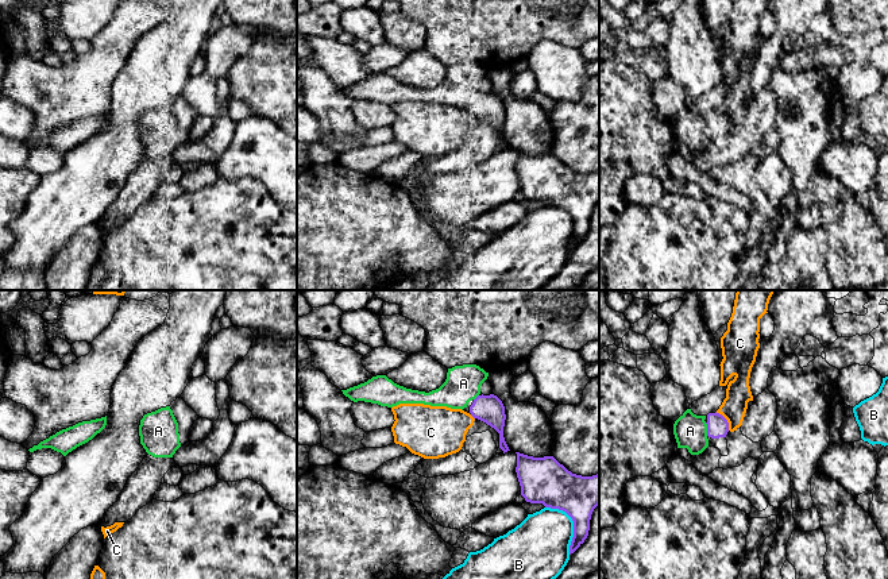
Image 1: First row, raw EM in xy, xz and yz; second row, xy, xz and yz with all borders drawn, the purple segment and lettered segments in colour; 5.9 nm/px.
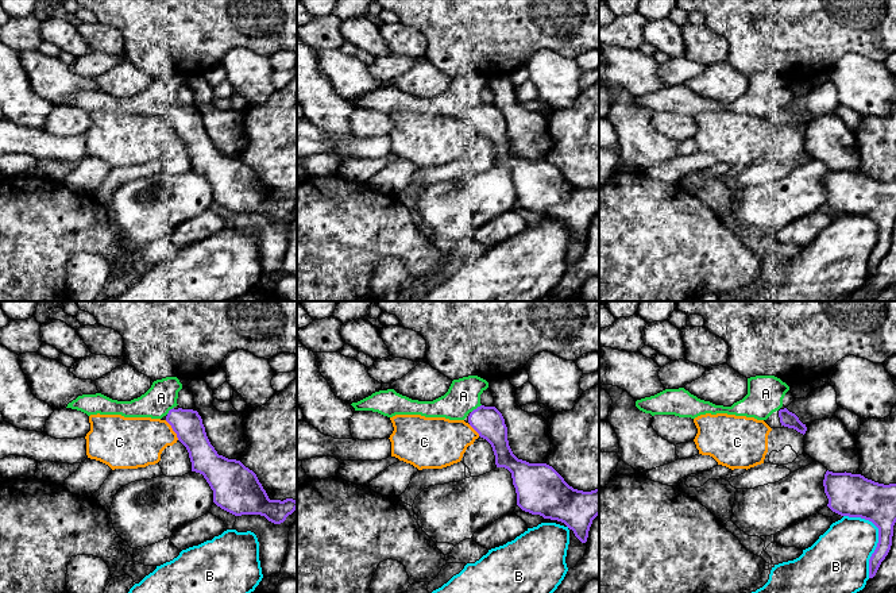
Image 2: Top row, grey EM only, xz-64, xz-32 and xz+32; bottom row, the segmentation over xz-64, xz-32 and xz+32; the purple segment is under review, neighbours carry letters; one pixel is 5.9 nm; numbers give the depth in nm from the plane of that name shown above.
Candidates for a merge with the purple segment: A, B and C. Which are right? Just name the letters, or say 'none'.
A

